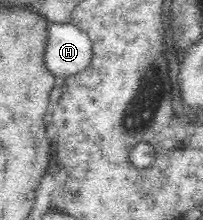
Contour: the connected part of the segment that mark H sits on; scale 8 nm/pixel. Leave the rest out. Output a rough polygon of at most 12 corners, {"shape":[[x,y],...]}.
{"shape":[[50,23],[45,64],[56,77],[82,73],[94,50],[88,34]]}

